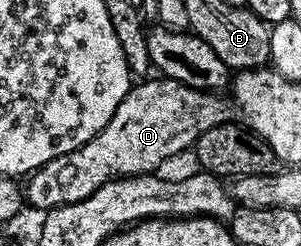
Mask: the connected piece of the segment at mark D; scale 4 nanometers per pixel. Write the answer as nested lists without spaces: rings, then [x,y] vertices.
[[[154,77],[136,81],[132,85],[121,104],[117,104],[117,112],[113,112],[109,124],[105,124],[105,128],[100,134],[93,136],[93,140],[65,156],[49,160],[39,170],[34,171],[25,182],[26,201],[30,205],[32,202],[41,210],[40,212],[48,212],[57,206],[76,204],[79,200],[85,200],[103,184],[120,176],[150,175],[157,170],[161,160],[166,160],[182,150],[192,149],[195,141],[205,132],[228,121],[227,102],[218,93],[194,90],[191,86],[181,84],[172,78]]]

